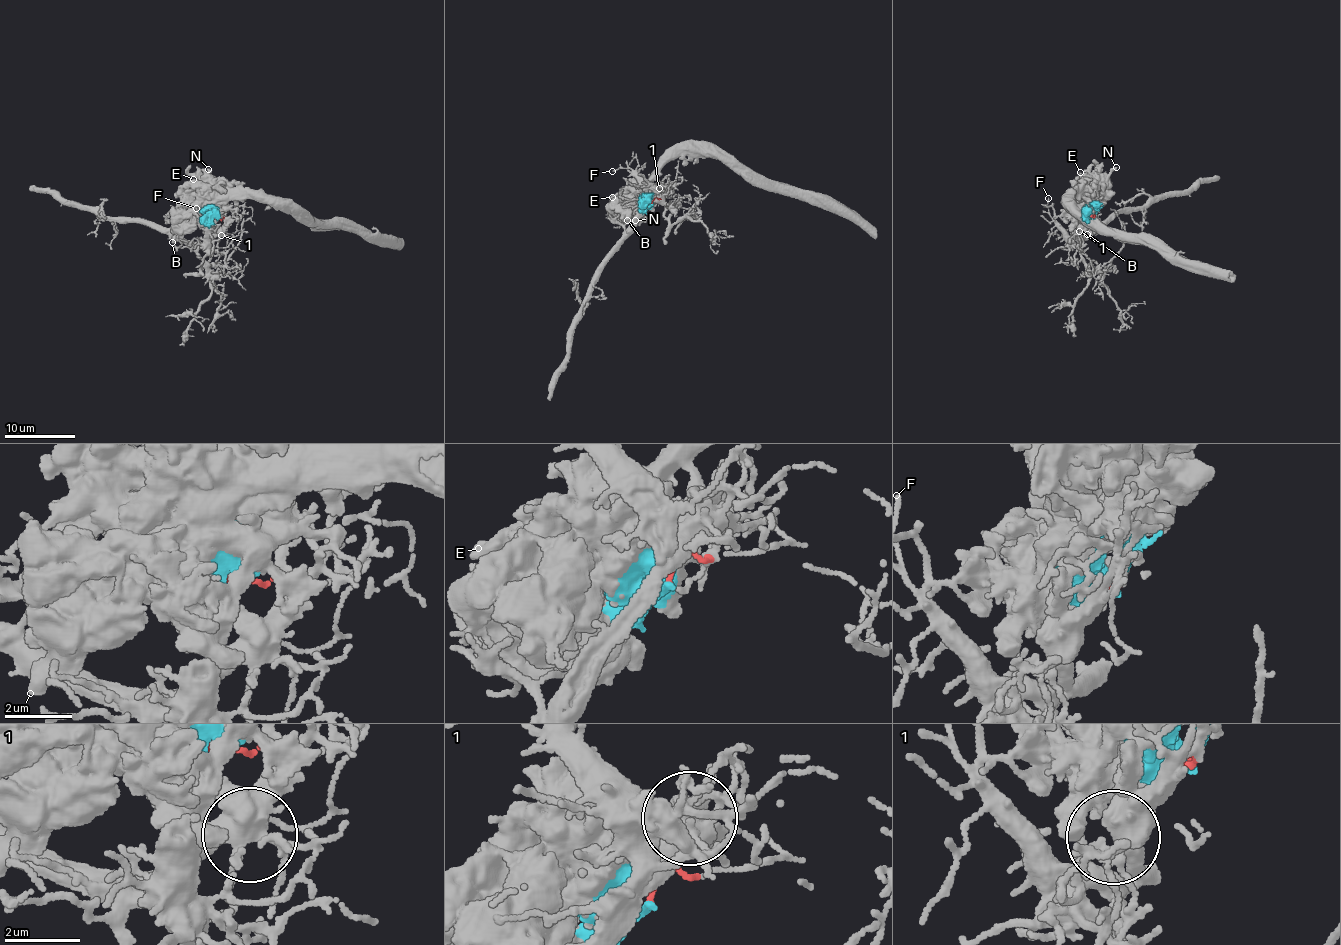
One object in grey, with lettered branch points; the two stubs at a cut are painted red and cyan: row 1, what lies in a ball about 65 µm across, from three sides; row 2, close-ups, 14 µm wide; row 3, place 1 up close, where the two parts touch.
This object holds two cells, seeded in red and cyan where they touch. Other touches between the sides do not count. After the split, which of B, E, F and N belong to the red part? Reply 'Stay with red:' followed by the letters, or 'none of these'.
Stay with red: F

